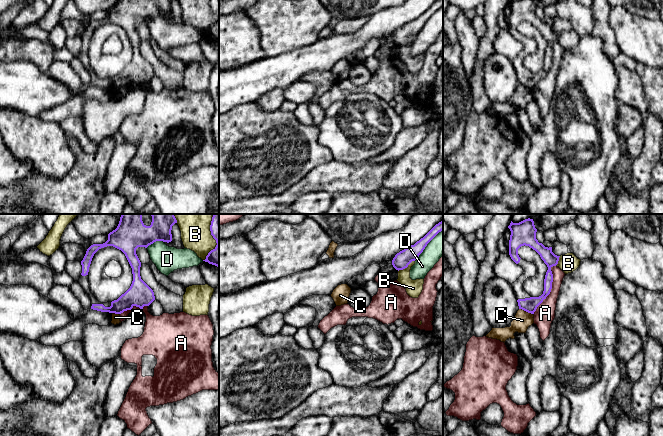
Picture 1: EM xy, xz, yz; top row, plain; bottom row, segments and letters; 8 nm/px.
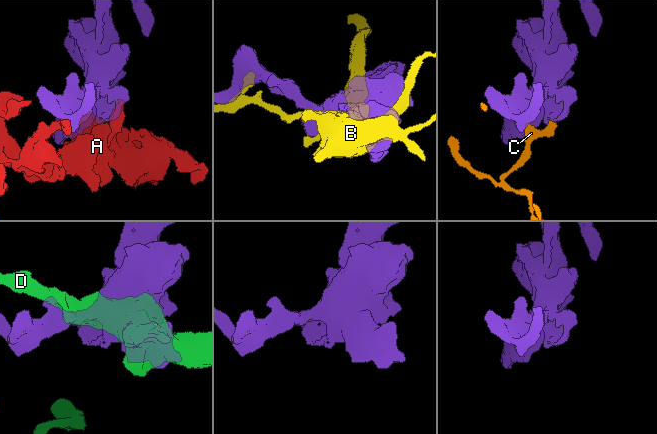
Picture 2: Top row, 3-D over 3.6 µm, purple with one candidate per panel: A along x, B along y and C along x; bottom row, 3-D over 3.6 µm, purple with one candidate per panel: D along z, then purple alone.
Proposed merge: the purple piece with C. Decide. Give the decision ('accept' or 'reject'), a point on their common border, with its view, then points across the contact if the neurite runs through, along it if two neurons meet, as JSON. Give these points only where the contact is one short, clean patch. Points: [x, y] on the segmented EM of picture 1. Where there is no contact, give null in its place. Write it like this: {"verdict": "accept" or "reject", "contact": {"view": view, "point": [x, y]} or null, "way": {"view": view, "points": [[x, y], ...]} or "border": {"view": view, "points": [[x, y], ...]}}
{"verdict": "reject", "contact": {"view": "yz", "point": [526, 311]}, "border": {"view": "yz", "points": [[519, 308], [532, 314]]}}

